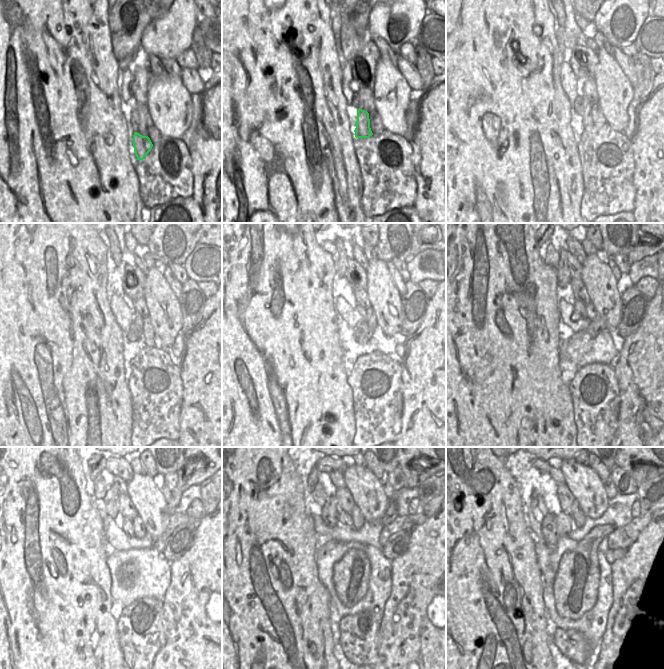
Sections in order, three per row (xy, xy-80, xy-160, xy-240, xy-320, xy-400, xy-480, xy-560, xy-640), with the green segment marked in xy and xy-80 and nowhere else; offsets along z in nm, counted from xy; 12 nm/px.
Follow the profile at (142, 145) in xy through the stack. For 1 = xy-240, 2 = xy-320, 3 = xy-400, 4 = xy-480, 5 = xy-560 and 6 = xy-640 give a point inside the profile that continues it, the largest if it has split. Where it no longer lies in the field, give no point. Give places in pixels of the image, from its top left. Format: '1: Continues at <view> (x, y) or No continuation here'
1: Continues at xy-240 (138, 319)
2: Continues at xy-320 (362, 312)
3: Continues at xy-400 (579, 312)
4: Continues at xy-480 (127, 527)
5: Continues at xy-560 (345, 520)
6: Continues at xy-640 (565, 524).

